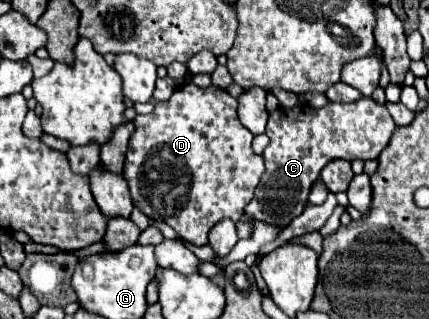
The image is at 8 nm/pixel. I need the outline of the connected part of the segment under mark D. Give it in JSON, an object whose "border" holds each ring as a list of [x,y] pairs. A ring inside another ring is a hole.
{"border":[[[186,83],[178,87],[168,101],[156,103],[150,115],[138,115],[134,119],[134,133],[130,135],[124,161],[124,179],[130,187],[132,203],[148,219],[162,221],[176,229],[188,243],[206,245],[208,231],[222,221],[222,217],[240,221],[242,209],[252,201],[254,185],[260,181],[264,161],[262,155],[252,151],[254,135],[240,123],[236,109],[238,101],[226,89],[216,85],[200,89],[194,83]]]}

